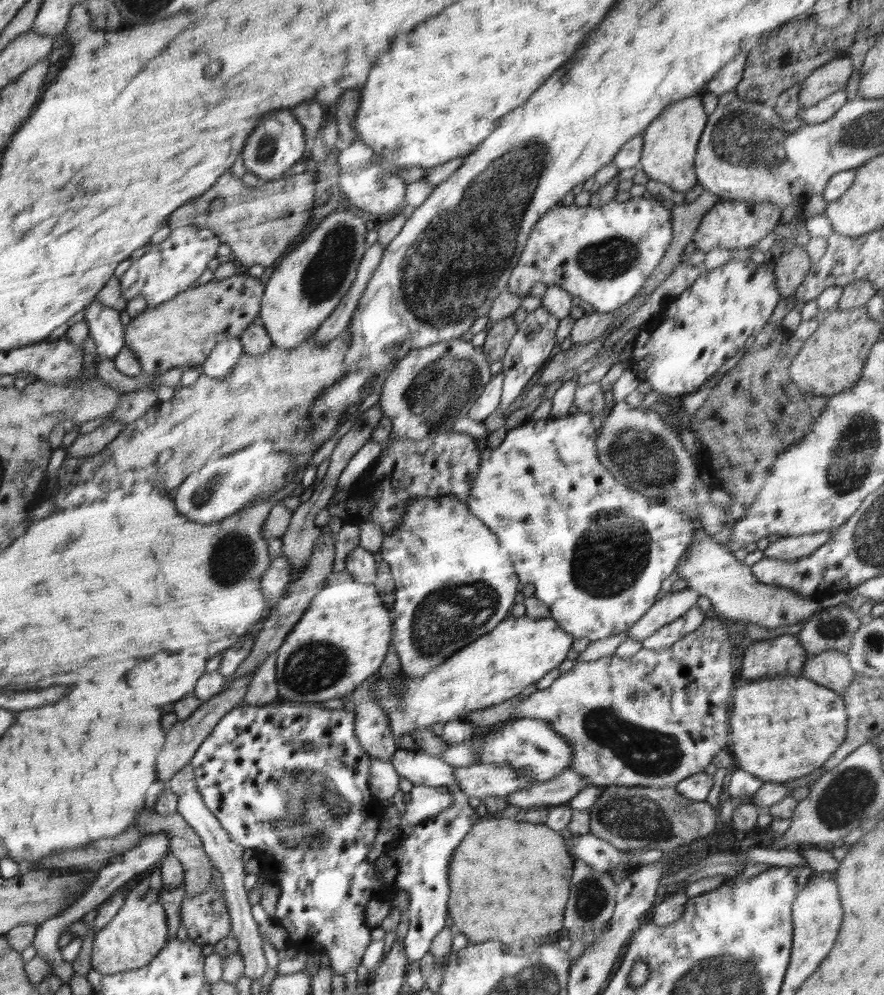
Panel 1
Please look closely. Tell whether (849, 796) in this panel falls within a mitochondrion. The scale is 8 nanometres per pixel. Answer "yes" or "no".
yes

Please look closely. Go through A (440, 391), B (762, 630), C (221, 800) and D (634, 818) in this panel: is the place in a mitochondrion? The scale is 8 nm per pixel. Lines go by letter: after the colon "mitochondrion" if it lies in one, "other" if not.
A: mitochondrion
B: other
C: other
D: mitochondrion

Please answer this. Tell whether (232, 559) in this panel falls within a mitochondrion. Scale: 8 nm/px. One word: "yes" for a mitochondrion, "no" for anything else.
yes

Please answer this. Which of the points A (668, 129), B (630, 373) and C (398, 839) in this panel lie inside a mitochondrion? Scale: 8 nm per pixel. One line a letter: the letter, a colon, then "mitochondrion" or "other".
A: other
B: other
C: other

